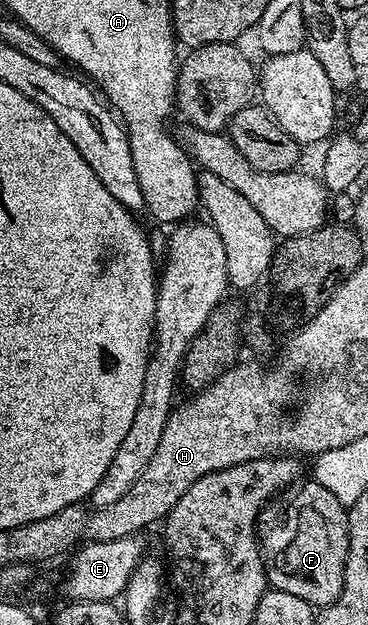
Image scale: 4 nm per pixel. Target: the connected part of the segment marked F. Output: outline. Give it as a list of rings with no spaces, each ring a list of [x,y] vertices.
[[[315,481],[303,483],[291,492],[288,516],[265,535],[263,532],[264,570],[275,590],[294,593],[294,597],[302,597],[313,609],[319,609],[333,603],[342,593],[348,556],[348,513],[330,489]]]

